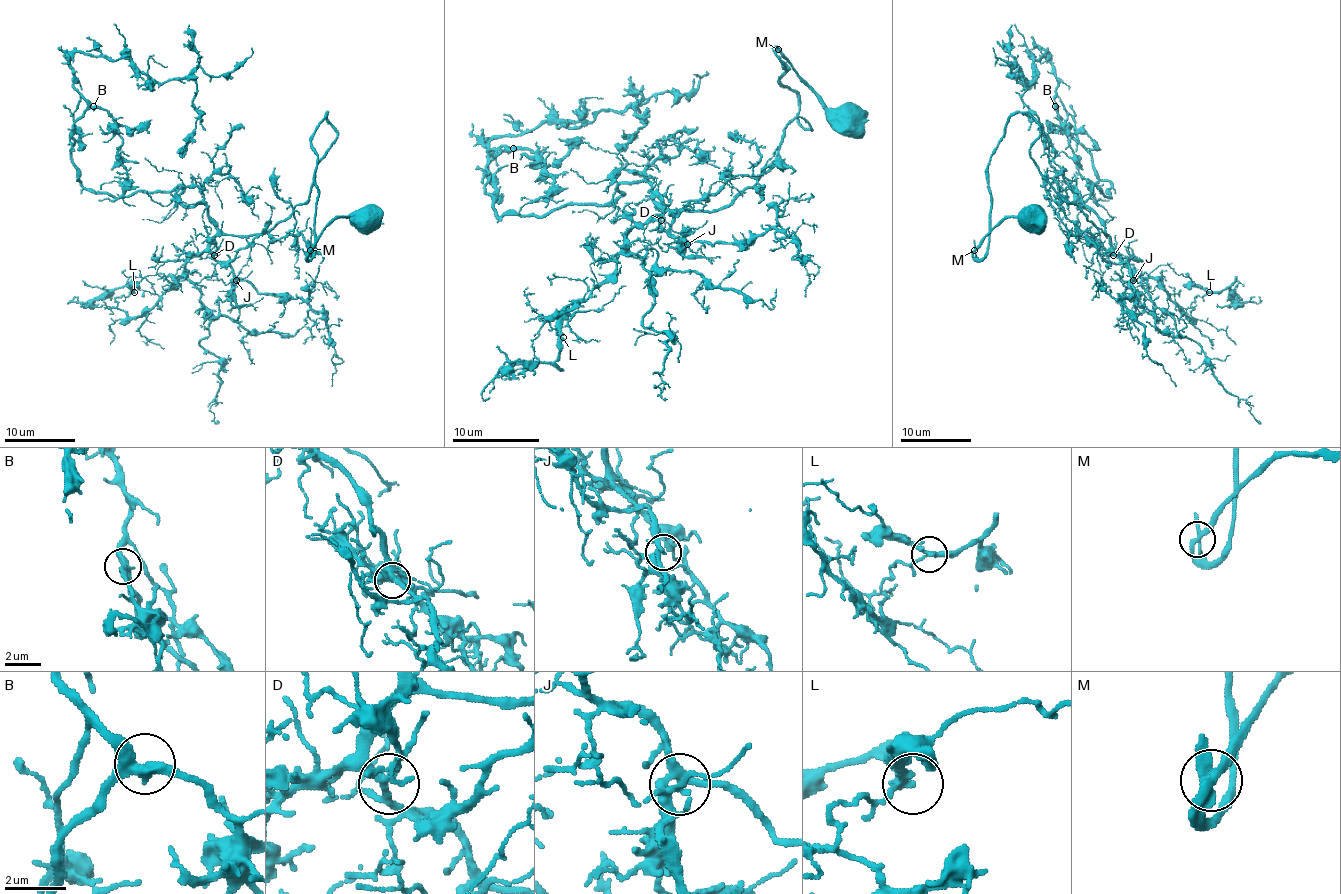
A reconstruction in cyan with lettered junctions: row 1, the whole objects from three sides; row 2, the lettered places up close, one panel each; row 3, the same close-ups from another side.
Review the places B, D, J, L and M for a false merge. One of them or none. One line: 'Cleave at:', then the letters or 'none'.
Cleave at: none

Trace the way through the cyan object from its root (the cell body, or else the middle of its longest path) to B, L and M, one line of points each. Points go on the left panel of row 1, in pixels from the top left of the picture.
B: (367, 220), (309, 257), (326, 113), (309, 198), (227, 236), (181, 186), (85, 189), (93, 106)
L: (367, 220), (309, 257), (326, 113), (303, 204), (129, 317), (134, 292)
M: (367, 220), (335, 218), (310, 250)

